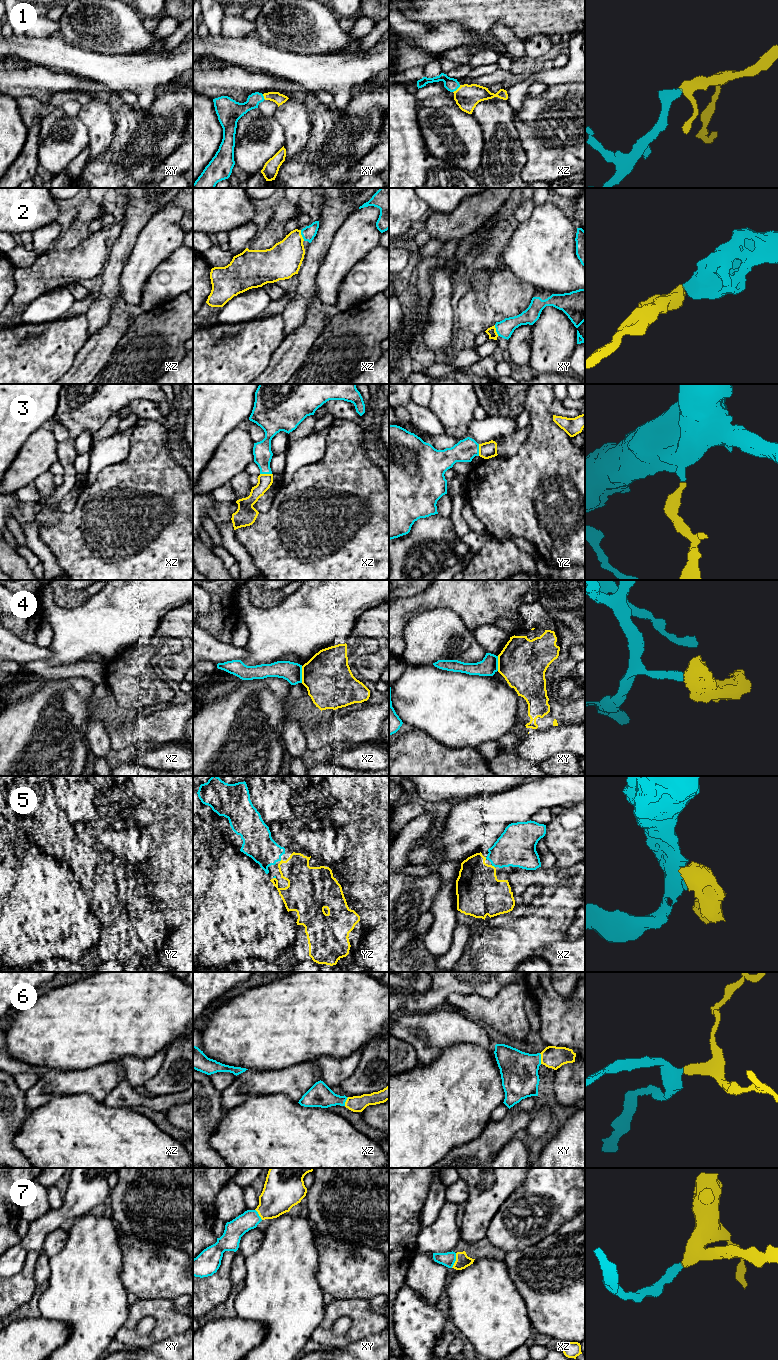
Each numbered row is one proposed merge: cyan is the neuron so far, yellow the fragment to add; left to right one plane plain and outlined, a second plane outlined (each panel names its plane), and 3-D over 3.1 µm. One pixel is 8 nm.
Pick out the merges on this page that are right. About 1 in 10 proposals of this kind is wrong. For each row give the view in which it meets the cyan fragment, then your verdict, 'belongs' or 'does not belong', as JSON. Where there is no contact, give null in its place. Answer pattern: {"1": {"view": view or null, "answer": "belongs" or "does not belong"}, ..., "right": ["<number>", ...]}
{"1": {"view": "xz", "answer": "belongs"}, "2": {"view": "xz", "answer": "belongs"}, "3": {"view": "xz", "answer": "belongs"}, "4": {"view": "xz", "answer": "does not belong"}, "5": {"view": "xz", "answer": "belongs"}, "6": {"view": "xy", "answer": "belongs"}, "7": {"view": "xz", "answer": "belongs"}, "right": ["1", "2", "3", "5", "6", "7"]}

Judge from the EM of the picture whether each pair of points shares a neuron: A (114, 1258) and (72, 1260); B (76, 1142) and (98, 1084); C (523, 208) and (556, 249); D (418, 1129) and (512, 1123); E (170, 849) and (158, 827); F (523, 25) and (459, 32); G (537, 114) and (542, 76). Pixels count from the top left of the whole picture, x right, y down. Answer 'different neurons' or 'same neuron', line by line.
A: same neuron
B: different neurons
C: different neurons
D: different neurons
E: different neurons
F: different neurons
G: different neurons

